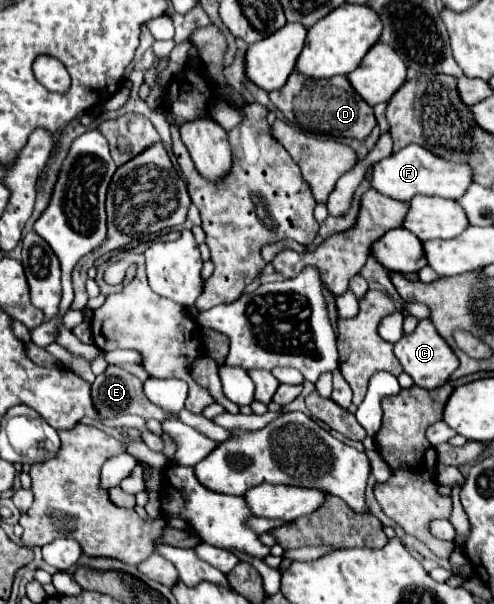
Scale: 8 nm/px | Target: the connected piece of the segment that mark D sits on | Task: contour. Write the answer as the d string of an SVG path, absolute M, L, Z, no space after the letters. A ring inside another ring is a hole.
M293 72L281 90L269 92L269 98L285 114L285 118L303 132L365 140L377 124L373 108L355 94L345 76L335 76L329 80L309 80Z

